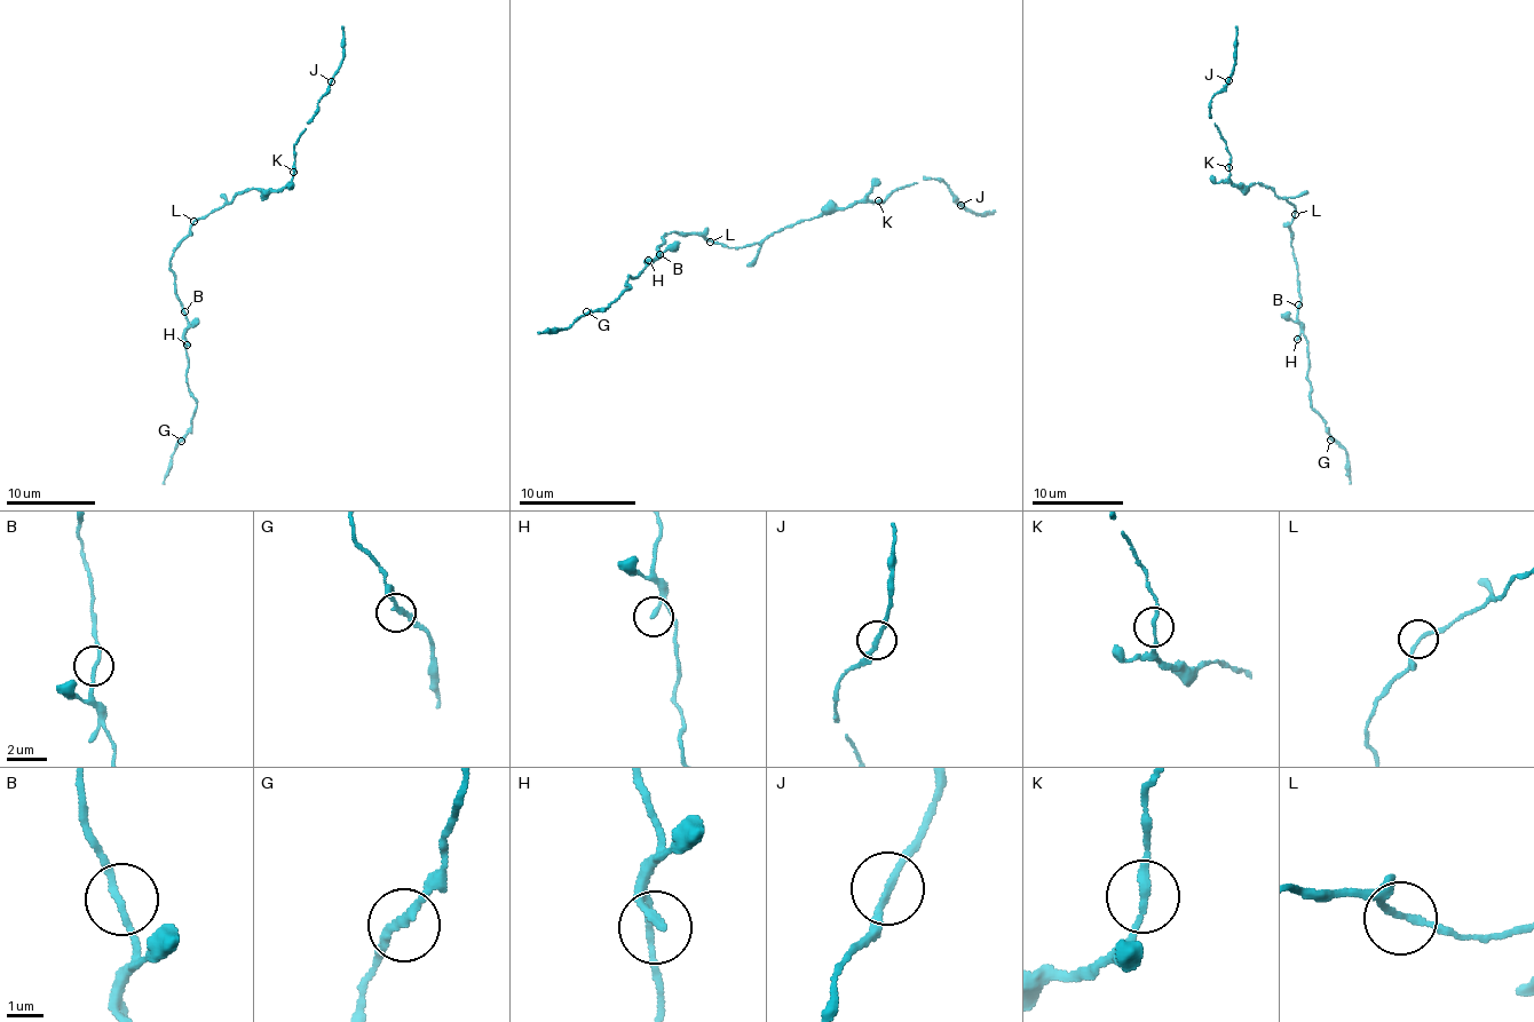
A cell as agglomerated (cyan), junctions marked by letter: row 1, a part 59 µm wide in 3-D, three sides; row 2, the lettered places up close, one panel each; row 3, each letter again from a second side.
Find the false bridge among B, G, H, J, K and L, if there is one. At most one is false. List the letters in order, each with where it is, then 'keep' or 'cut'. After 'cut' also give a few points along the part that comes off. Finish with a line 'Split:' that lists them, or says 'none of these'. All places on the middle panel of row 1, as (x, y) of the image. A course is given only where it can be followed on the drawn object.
B: at (659, 254); keep
G: at (586, 311); keep
H: at (648, 260); keep
J: at (961, 205); keep
K: at (878, 200); keep
L: at (710, 242); keep
Split: none of these

